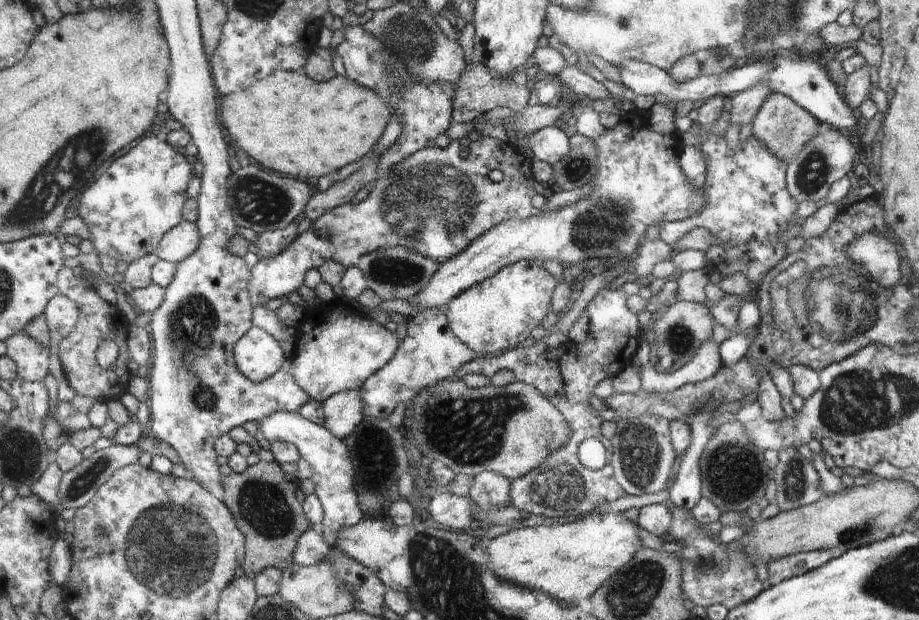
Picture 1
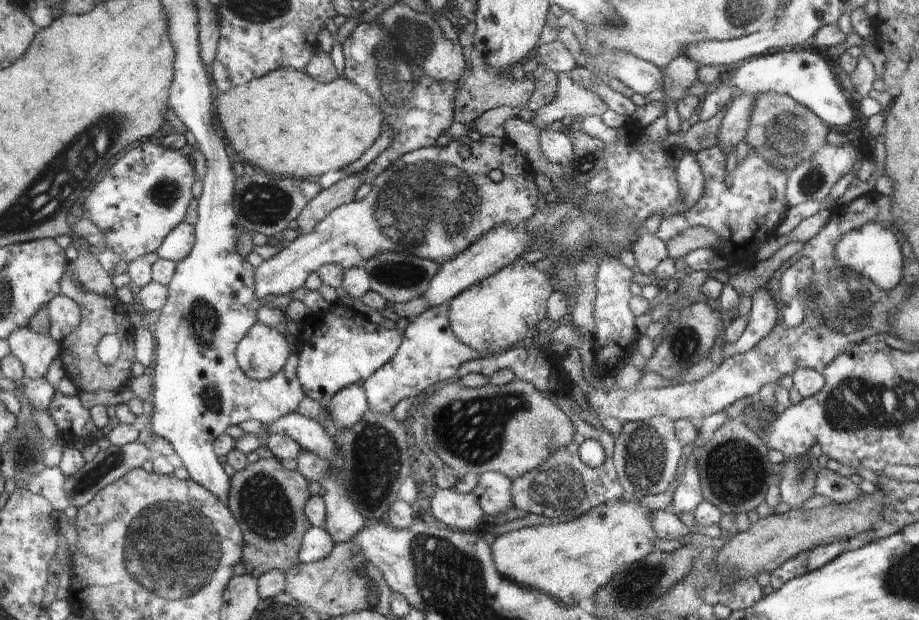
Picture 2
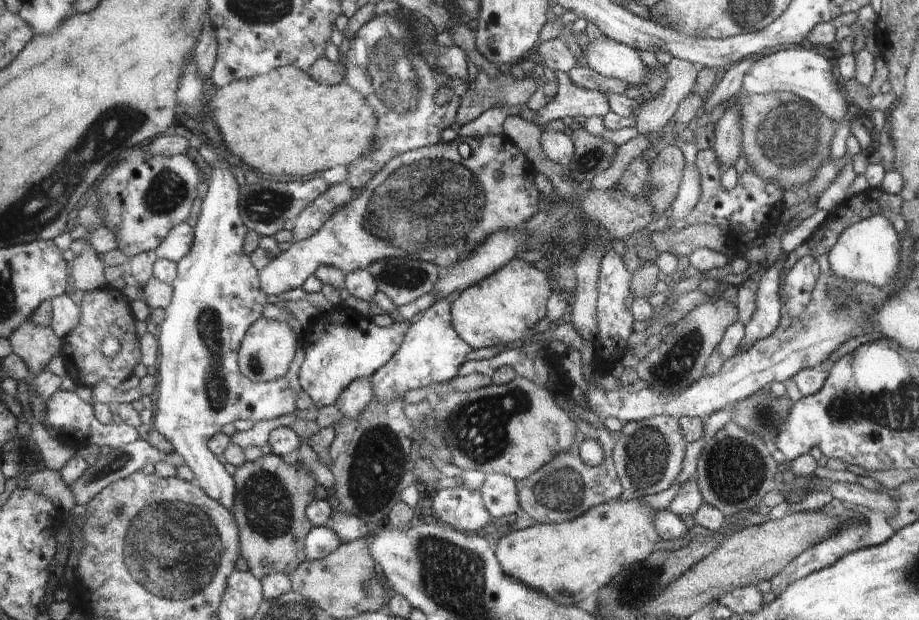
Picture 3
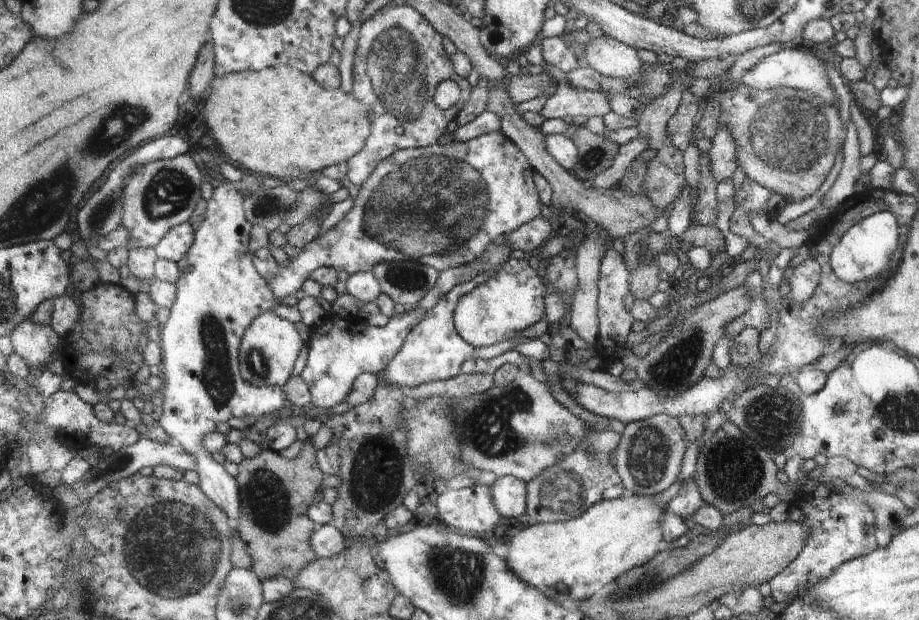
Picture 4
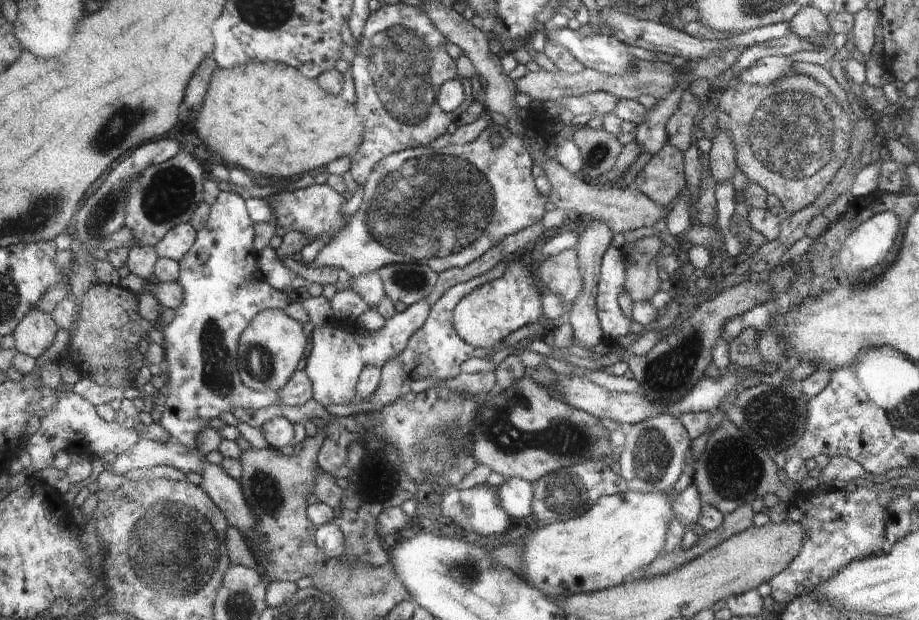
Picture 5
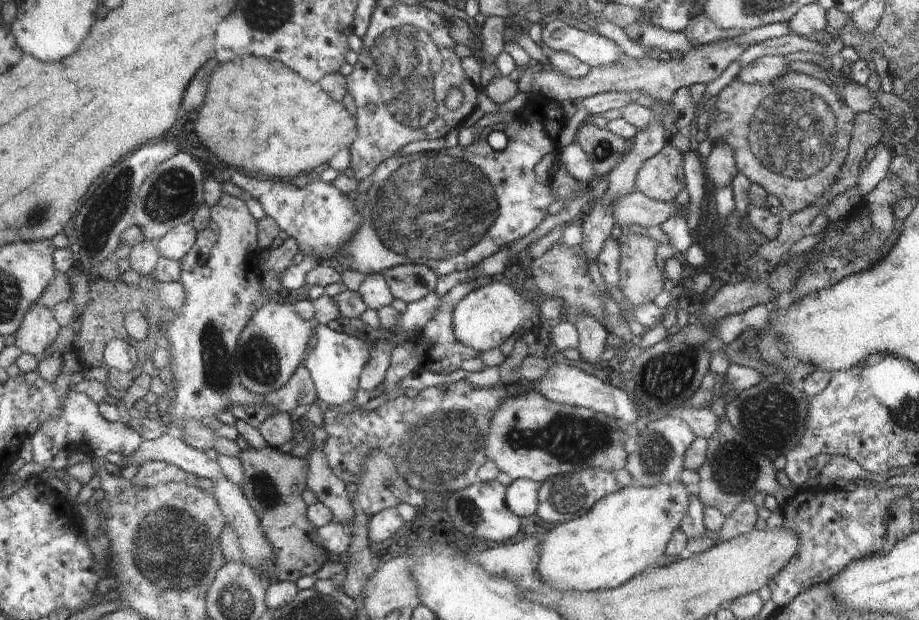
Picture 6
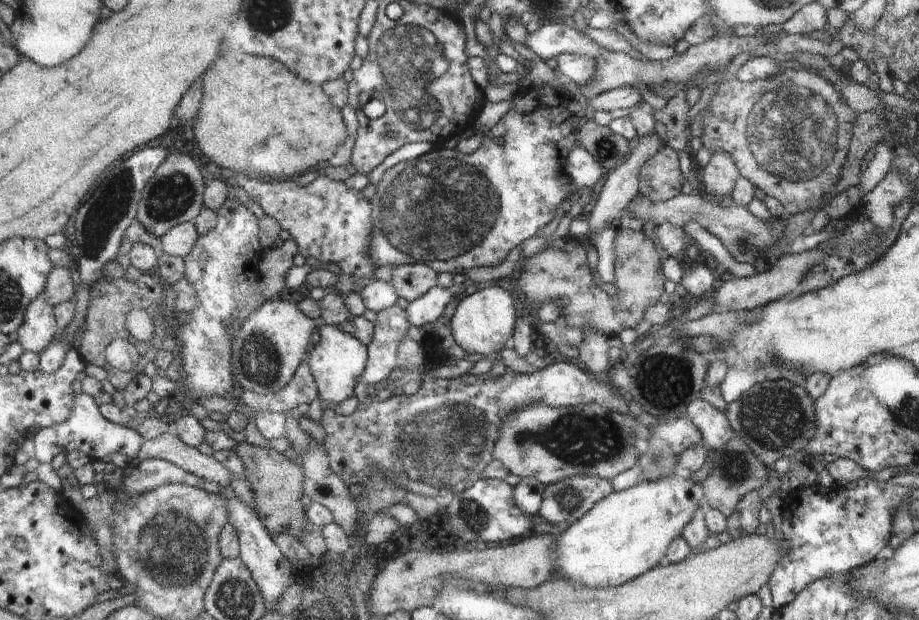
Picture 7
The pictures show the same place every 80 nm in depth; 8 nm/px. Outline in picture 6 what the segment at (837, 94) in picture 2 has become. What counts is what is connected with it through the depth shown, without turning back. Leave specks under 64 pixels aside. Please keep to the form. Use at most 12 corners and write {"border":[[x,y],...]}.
{"border":[[782,55],[741,68],[743,83],[769,83],[789,70]]}

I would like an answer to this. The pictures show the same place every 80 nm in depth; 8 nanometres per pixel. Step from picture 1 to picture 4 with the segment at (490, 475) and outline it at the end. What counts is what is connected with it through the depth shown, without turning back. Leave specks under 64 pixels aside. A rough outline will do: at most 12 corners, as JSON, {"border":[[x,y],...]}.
{"border":[[512,475],[490,486],[491,499],[510,522],[527,512],[526,483]]}

